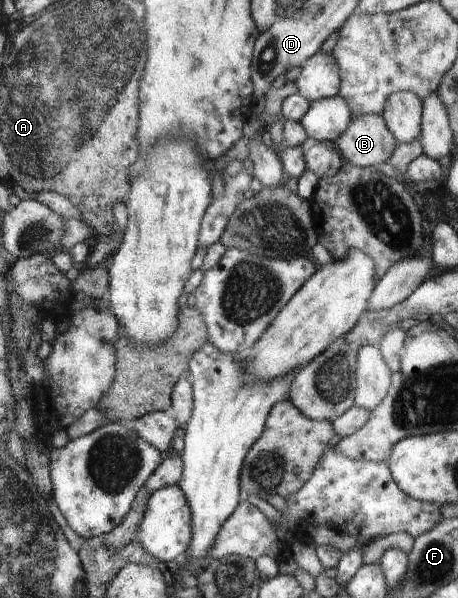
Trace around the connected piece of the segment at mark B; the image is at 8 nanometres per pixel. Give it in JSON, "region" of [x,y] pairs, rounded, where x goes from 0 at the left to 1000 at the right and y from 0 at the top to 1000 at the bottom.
{"region":[[[821,191],[773,192],[755,219],[734,234],[751,269],[793,281],[843,273],[867,241],[838,197]]]}

